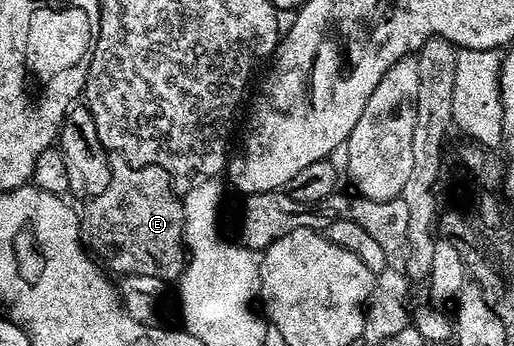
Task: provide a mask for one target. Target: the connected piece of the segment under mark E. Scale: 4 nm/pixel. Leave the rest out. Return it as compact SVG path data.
M110 155L109 165L111 166L111 182L107 182L107 190L103 190L103 194L92 197L86 203L89 205L85 209L82 207L79 212L81 217L81 239L87 245L88 251L96 254L99 257L100 263L106 269L114 268L115 271L121 272L120 275L122 277L150 276L151 278L159 278L166 282L172 282L172 280L173 282L180 281L181 273L185 271L187 263L187 249L185 247L185 205L177 189L174 188L173 182L167 174L167 170L163 170L162 168L137 168L133 164L127 163L122 156L114 155Z

